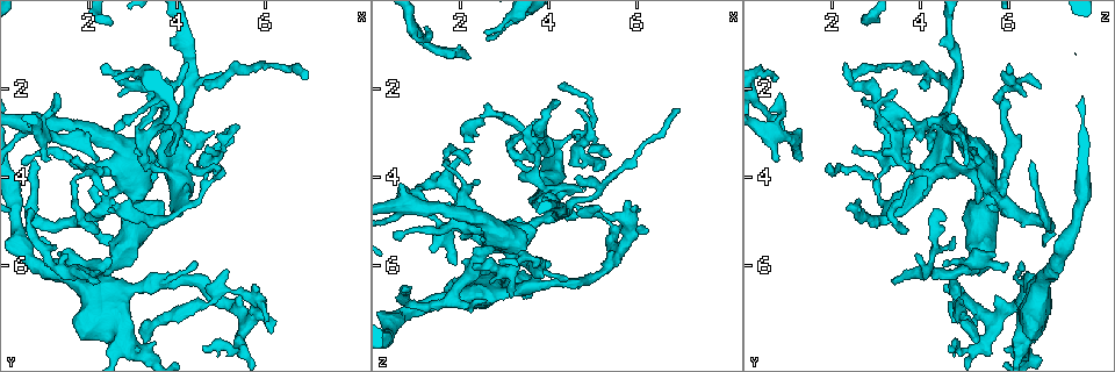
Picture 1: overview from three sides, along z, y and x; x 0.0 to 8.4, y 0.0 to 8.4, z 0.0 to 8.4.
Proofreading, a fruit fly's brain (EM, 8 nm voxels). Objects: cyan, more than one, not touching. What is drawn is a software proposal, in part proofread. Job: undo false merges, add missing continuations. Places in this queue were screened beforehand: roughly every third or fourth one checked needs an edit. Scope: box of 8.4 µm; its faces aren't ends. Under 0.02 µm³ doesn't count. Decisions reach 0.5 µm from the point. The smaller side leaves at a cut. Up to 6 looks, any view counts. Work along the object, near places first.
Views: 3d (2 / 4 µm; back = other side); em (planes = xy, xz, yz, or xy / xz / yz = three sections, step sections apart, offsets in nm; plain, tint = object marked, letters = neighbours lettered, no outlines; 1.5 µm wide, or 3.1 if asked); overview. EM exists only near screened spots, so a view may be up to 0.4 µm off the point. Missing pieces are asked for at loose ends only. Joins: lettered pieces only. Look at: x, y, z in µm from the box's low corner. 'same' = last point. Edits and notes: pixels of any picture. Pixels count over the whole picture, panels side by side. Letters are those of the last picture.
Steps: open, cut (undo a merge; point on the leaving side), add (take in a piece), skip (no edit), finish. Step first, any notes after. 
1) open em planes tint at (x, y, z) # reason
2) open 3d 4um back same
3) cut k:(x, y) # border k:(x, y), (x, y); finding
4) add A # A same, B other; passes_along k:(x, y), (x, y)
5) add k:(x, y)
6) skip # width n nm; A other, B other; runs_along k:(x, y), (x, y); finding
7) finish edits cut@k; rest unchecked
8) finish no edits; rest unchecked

open 3d 2um at (3.70, 2.45, 3.40) # touches itself

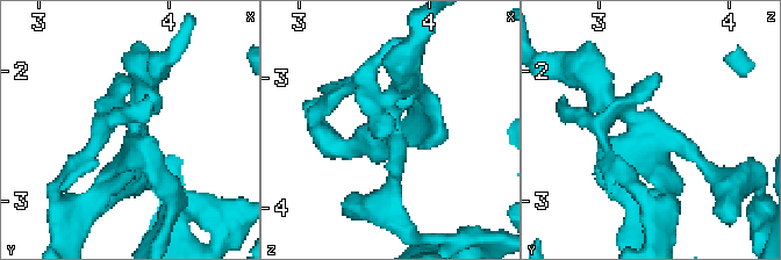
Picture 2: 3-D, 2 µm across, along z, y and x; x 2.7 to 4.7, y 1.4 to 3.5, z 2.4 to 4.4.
open em planes letters at (3.72, 2.46, 3.40)

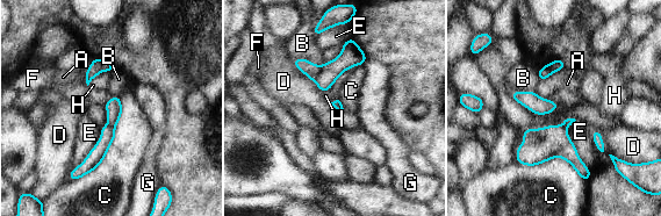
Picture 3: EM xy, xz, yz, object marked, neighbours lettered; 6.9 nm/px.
cut 3:(351, 56) # A other, B other, C other, D other, E other, F other, G other, H other; two neurons meet here

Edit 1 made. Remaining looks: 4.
open em planes letters at (1.15, 3.65, 0.75) # an open end

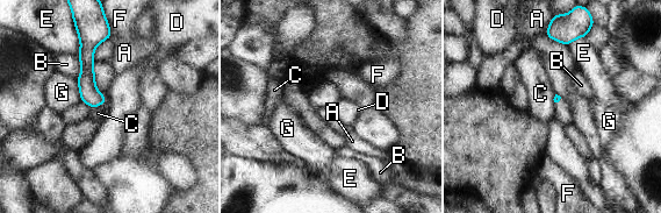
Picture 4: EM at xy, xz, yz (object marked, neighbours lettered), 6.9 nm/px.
skip # A other, B other, C other, D other, E other, F other, G other; none of them fits

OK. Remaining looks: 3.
open 3d 4um at (3.20, 2.00, 6.65) # an open end

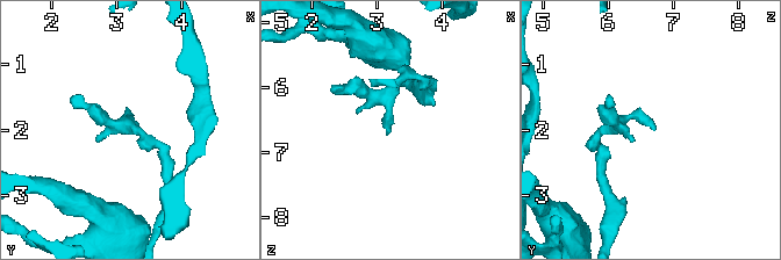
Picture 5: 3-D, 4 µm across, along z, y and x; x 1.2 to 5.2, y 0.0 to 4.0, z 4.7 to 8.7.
open em planes letters at (3.15, 2.00, 6.65)

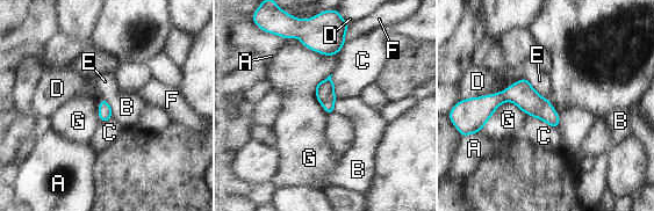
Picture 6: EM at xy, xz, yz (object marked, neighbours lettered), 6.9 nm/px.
skip # A other, B other, C other, D other, E other, F other, G other; runs_along 6:(557, 118), (501, 96), (479, 122); none of them fits

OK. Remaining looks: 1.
finish edits cut@3; rest unchecked

